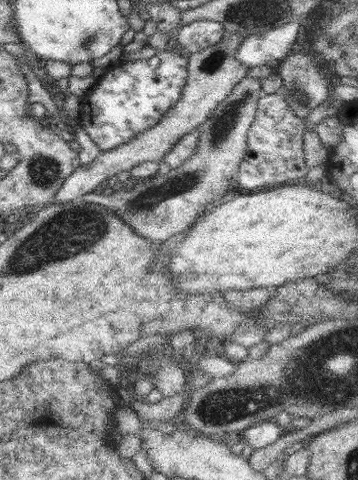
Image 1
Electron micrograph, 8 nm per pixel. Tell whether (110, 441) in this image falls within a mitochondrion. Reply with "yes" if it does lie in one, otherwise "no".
no

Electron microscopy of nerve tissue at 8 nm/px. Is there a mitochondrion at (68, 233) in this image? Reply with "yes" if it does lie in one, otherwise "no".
yes

